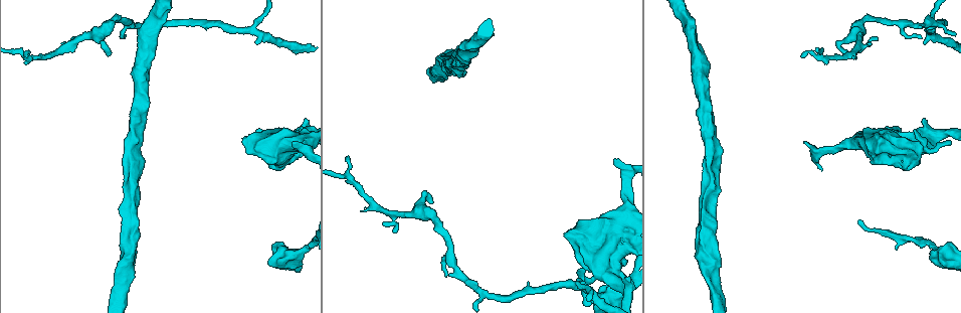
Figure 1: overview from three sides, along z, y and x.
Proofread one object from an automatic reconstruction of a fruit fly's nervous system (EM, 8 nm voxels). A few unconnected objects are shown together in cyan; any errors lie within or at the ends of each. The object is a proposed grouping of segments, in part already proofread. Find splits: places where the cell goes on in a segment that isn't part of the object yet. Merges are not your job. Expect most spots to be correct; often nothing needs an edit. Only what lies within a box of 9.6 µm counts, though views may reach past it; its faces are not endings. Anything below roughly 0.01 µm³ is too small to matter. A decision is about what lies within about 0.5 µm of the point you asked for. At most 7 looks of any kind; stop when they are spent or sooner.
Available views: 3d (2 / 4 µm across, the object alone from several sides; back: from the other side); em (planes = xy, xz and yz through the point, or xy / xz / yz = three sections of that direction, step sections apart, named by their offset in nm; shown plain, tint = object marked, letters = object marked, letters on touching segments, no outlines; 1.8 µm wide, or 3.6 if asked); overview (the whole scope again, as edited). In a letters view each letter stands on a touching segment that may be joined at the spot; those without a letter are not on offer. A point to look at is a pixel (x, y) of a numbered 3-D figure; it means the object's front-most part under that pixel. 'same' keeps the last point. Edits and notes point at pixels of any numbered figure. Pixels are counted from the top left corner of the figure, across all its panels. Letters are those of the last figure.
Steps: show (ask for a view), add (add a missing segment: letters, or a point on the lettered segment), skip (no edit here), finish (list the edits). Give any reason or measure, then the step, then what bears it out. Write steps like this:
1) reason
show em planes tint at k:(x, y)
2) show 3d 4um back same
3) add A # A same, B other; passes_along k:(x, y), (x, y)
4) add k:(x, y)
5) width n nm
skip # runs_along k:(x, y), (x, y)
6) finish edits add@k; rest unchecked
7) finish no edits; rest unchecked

closes a loop
show em planes tint at 1:(924, 130)

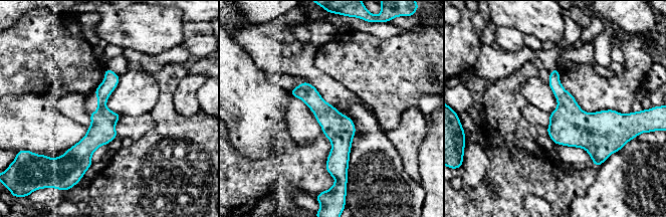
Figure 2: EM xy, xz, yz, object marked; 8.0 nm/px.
see the neighbours
show em planes letters same

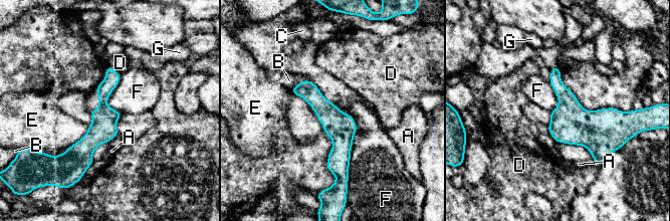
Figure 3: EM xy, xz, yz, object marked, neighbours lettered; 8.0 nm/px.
longest_contact F 600 nm
skip # A other, B other, C other, D other, E other, F other, G other; border 3:(334, 104), (356, 124), (348, 179); no lettered segment goes on from it

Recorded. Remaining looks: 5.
stops while still wide
show em 3.6um planes letters at 1:(566, 237)

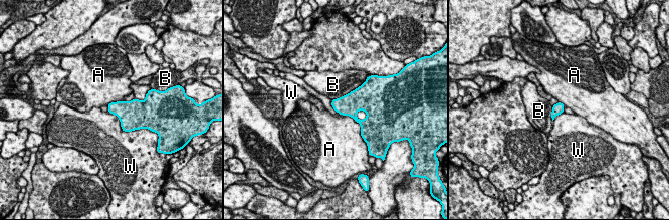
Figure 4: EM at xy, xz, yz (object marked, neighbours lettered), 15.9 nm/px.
skip # A other, B other, W other; border 4:(339, 113), (352, 117), (361, 132); no lettered segment goes on from it

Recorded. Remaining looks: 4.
free end
show 3d 4um at 1:(803, 143)

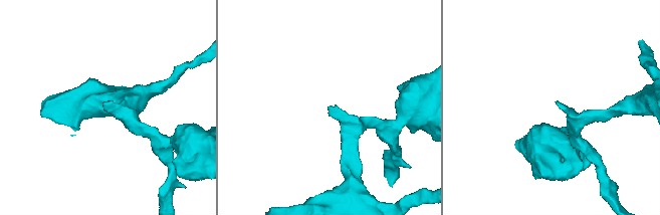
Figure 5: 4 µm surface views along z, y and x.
shape alone is not enough
show em xy step 16 letters at 5:(105, 103)

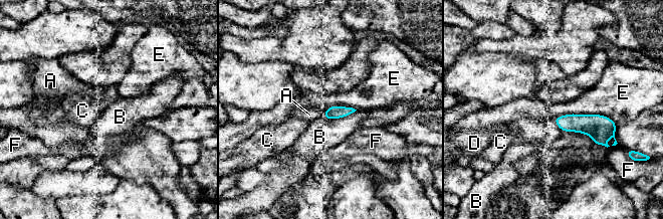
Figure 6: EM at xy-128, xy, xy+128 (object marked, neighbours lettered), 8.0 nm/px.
longest_contact E 500 nm
skip # A other, B other, C other, D other, E other, F other; border 6:(553, 119), (601, 114), (617, 123); no lettered segment goes on from it

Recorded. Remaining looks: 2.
finish no edits; rest unchecked

